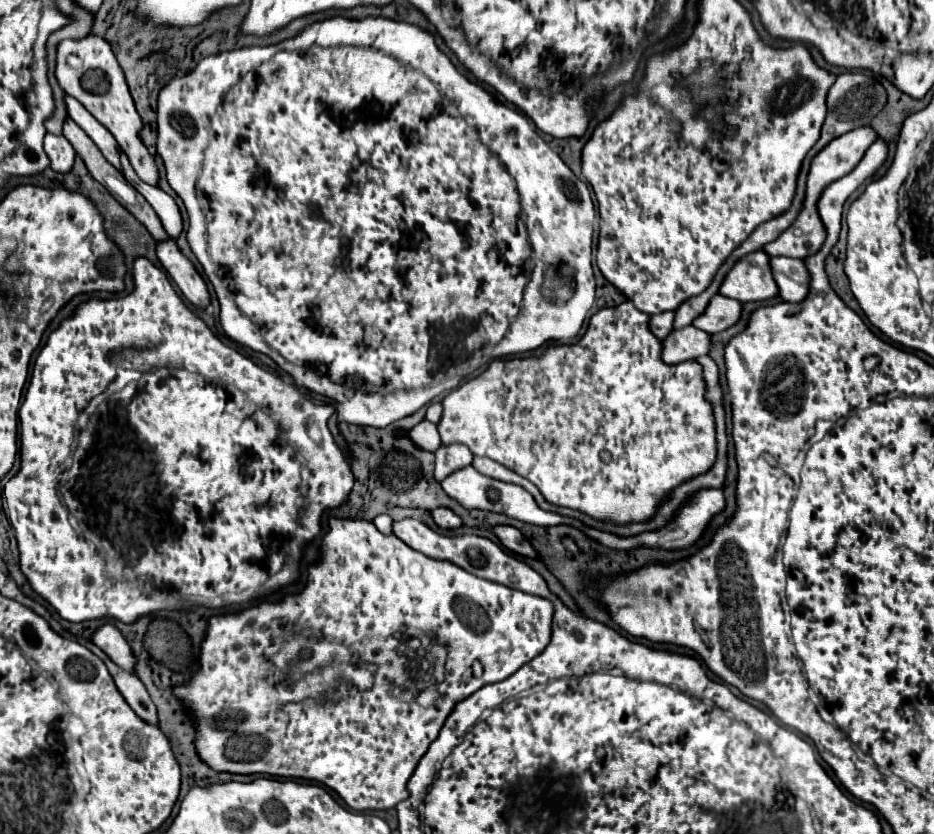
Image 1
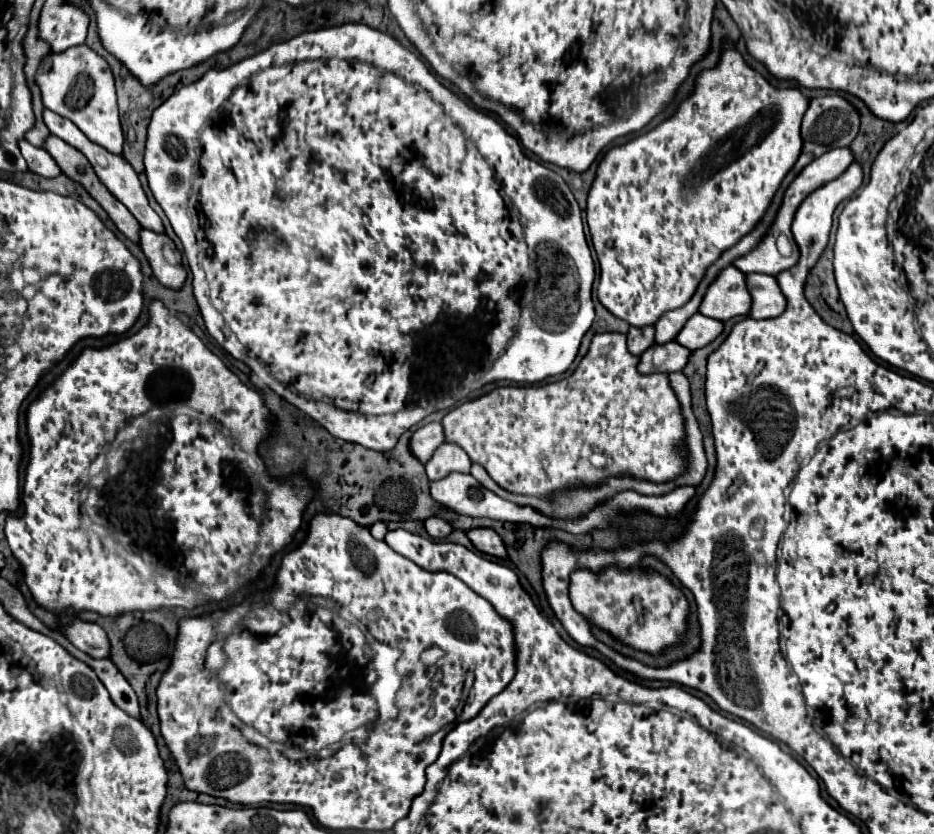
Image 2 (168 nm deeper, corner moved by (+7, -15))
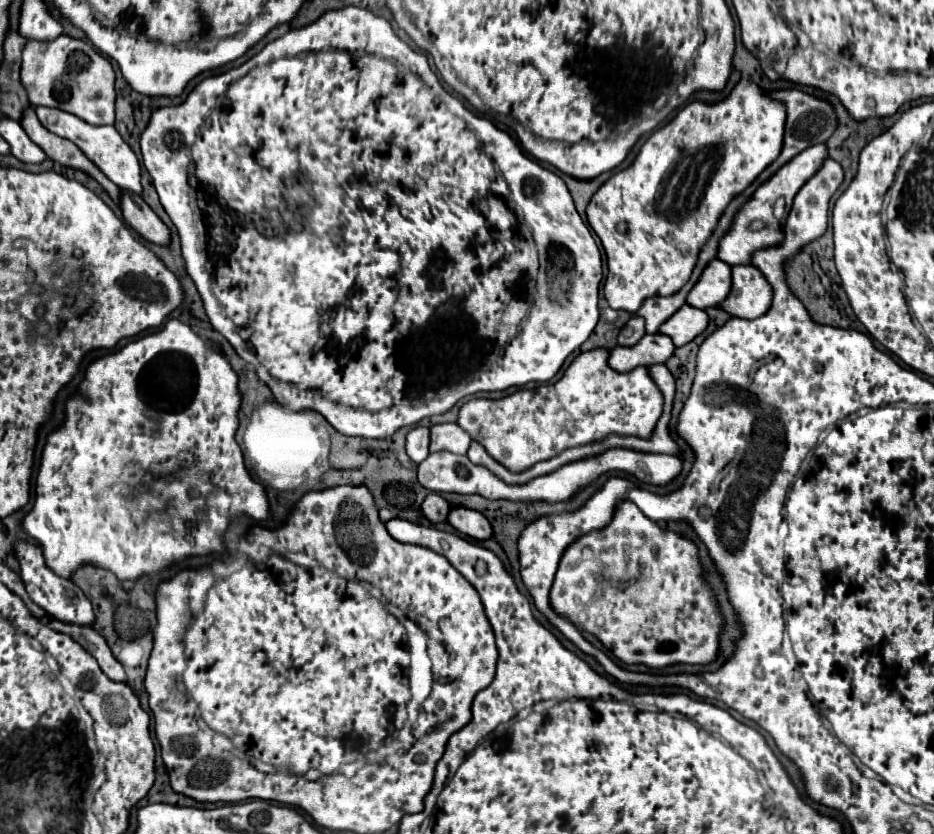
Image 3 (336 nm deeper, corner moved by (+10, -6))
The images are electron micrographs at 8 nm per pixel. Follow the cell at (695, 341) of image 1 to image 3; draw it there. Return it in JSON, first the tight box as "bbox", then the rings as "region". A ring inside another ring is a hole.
{"bbox":[608,332,676,372],"region":[[[660,332],[646,334],[636,346],[628,346],[628,348],[616,346],[610,352],[608,364],[616,372],[630,372],[636,366],[652,366],[652,364],[666,362],[674,350],[676,346],[670,336],[660,334]]]}

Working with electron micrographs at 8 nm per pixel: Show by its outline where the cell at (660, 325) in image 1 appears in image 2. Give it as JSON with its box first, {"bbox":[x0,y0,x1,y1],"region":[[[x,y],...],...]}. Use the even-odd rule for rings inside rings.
{"bbox":[627,327,655,355],"region":[[[631,327],[627,333],[627,349],[633,355],[641,355],[651,345],[655,345],[655,329],[653,327]]]}

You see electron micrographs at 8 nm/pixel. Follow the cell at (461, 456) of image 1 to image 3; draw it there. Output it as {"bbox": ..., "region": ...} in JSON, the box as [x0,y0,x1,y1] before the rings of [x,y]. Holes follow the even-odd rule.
{"bbox":[430,424,470,456],"region":[[[436,424],[430,428],[432,430],[432,442],[430,442],[430,452],[452,452],[464,456],[470,448],[470,436],[466,430],[462,430],[458,424]]]}

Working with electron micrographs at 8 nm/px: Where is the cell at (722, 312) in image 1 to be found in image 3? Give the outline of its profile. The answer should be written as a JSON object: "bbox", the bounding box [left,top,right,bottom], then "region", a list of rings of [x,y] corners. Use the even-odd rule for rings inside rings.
{"bbox":[660,306,708,346],"region":[[[694,306],[680,308],[664,326],[660,326],[662,334],[668,334],[676,346],[684,346],[692,342],[696,336],[700,336],[708,326],[708,314]]]}

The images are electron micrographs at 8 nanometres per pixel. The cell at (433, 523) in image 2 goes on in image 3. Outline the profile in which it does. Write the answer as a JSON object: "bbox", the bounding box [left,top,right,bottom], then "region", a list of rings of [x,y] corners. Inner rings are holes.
{"bbox":[422,494,450,524],"region":[[[428,494],[428,498],[422,502],[422,512],[432,524],[446,522],[448,512],[450,512],[450,504],[438,494]]]}

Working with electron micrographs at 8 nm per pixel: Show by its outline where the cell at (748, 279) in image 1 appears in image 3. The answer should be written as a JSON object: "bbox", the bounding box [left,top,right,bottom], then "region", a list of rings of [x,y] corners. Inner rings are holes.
{"bbox":[688,258,732,308],"region":[[[714,258],[706,268],[704,274],[700,276],[700,282],[692,288],[692,294],[688,294],[688,304],[694,308],[712,308],[720,306],[728,298],[732,290],[732,268]]]}

